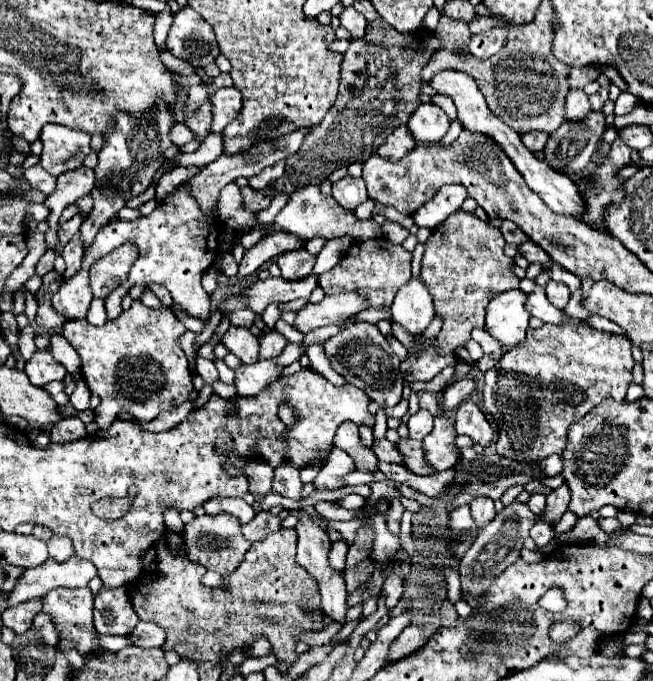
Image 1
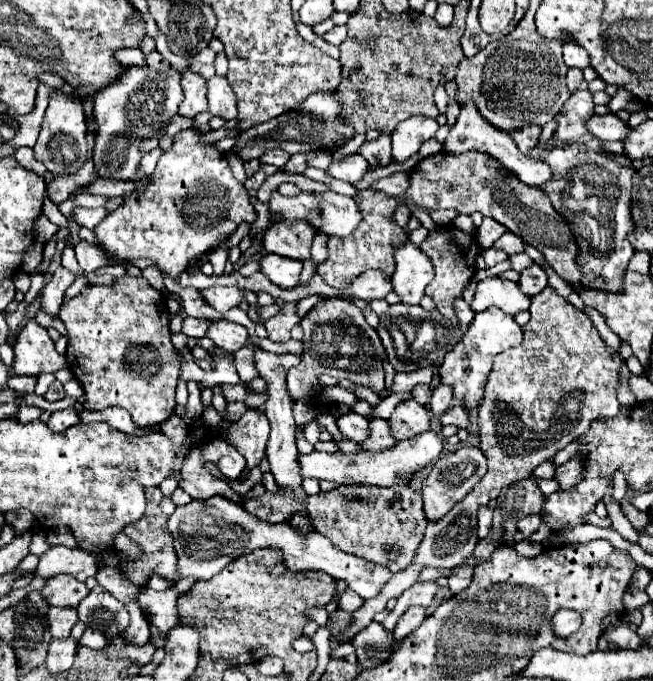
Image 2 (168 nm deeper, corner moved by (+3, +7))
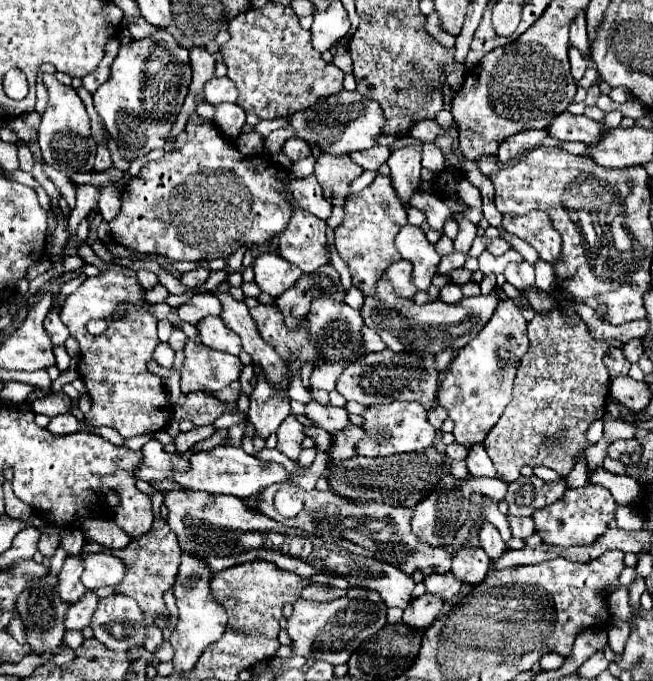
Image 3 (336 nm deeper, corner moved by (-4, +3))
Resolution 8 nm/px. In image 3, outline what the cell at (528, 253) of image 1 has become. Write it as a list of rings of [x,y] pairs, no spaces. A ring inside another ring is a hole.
[[[497,237],[495,241],[491,241],[491,243],[487,245],[487,251],[493,253],[493,255],[503,255],[503,253],[509,251],[509,249],[511,249],[511,245],[509,245],[509,241],[505,241],[503,237]]]

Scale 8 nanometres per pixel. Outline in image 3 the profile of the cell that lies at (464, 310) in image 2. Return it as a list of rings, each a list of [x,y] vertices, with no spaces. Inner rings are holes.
[[[449,285],[447,289],[441,289],[439,299],[441,301],[447,301],[447,303],[459,303],[463,299],[463,293],[461,293],[459,285]]]

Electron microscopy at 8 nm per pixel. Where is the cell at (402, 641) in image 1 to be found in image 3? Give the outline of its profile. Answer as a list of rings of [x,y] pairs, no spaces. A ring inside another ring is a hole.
[[[421,595],[407,605],[403,613],[403,623],[411,625],[411,629],[415,631],[425,631],[439,617],[441,609],[443,609],[443,601],[439,597]]]

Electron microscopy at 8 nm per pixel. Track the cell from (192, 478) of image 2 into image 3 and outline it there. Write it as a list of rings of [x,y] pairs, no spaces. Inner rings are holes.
[[[157,439],[143,445],[143,469],[139,471],[143,481],[173,481],[175,473],[185,473],[189,467],[187,459],[167,453],[165,445]]]

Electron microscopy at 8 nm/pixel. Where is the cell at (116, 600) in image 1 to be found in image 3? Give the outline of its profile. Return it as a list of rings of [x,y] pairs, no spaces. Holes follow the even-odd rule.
[[[123,595],[99,599],[99,607],[91,619],[91,629],[95,639],[115,651],[127,651],[141,645],[145,639],[143,613],[137,601]]]

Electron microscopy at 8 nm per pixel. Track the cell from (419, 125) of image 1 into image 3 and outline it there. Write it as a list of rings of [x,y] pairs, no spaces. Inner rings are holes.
[[[423,143],[409,145],[391,153],[387,165],[391,167],[391,183],[399,199],[409,199],[419,187],[421,173],[421,151]]]

